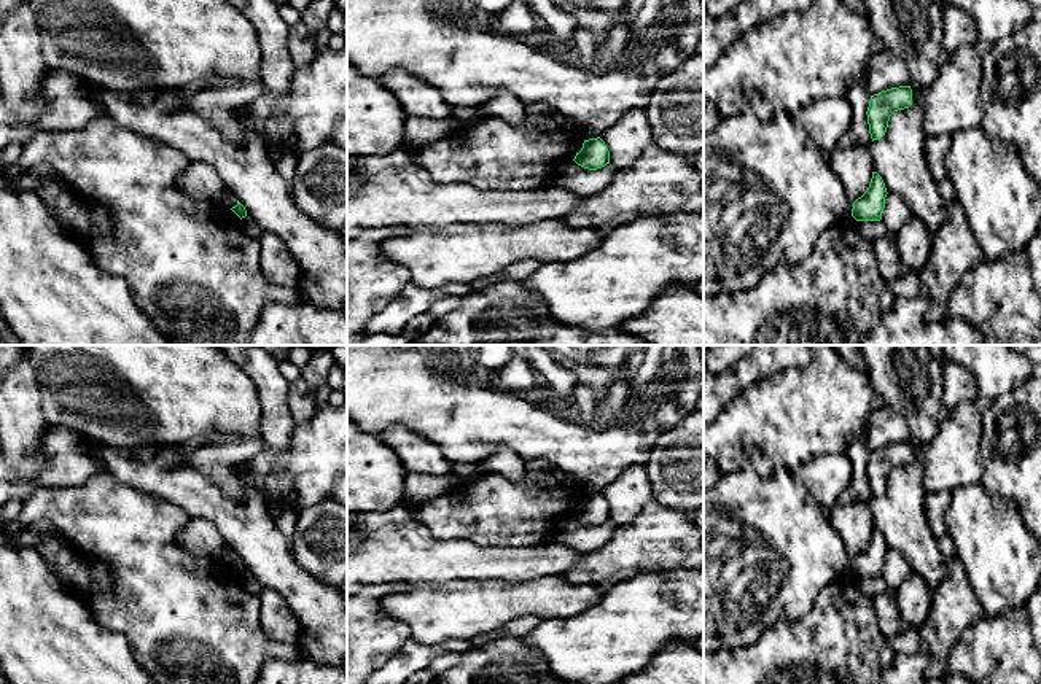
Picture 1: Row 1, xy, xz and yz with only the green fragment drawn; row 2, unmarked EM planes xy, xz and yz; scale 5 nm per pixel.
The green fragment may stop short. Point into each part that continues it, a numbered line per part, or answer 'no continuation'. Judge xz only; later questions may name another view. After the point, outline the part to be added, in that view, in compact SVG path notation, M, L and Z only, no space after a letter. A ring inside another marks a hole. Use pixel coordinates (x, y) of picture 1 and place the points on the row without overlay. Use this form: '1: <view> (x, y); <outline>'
no continuation

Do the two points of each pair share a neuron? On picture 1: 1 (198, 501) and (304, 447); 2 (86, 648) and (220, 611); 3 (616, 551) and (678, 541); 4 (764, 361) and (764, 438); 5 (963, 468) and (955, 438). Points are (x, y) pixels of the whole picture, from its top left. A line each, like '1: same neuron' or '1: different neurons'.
1: different neurons
2: different neurons
3: same neuron
4: different neurons
5: same neuron

